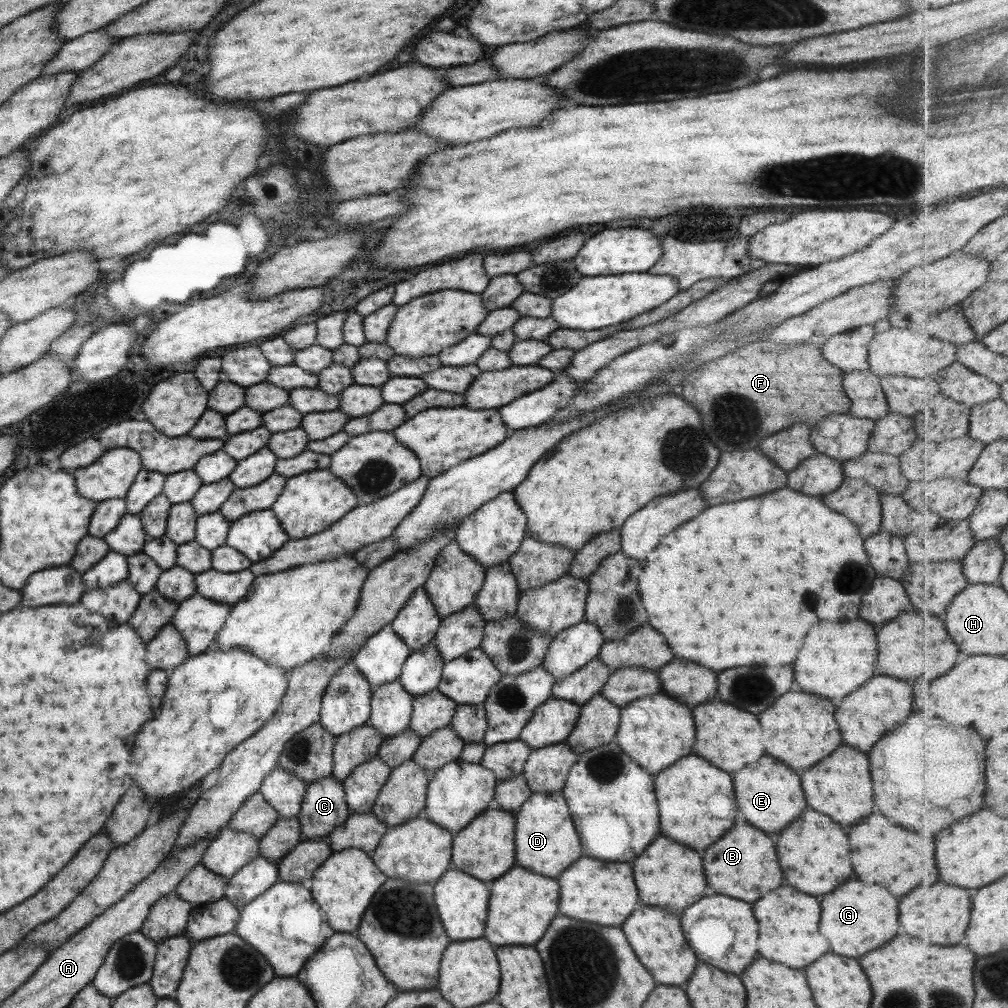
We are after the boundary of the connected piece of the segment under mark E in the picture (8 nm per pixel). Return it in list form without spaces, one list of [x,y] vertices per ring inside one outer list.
[[[762,756],[757,762],[735,772],[733,792],[735,792],[735,802],[739,812],[745,816],[745,820],[751,826],[763,832],[779,832],[807,806],[801,792],[799,776],[793,774],[793,770],[789,770],[785,764],[779,764],[778,760],[771,760],[770,756]]]

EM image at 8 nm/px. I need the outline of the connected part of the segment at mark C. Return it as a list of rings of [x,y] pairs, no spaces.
[[[333,776],[309,783],[297,813],[300,840],[326,838],[335,828],[342,826],[350,815],[345,802],[343,783]]]

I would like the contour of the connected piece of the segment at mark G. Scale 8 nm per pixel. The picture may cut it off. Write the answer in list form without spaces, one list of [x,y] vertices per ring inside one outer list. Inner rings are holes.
[[[849,880],[843,886],[835,888],[833,892],[825,894],[821,900],[821,920],[819,920],[819,934],[823,934],[831,950],[835,954],[857,958],[869,950],[879,948],[887,940],[895,936],[897,924],[897,902],[893,896],[877,884],[861,884],[857,880]]]

